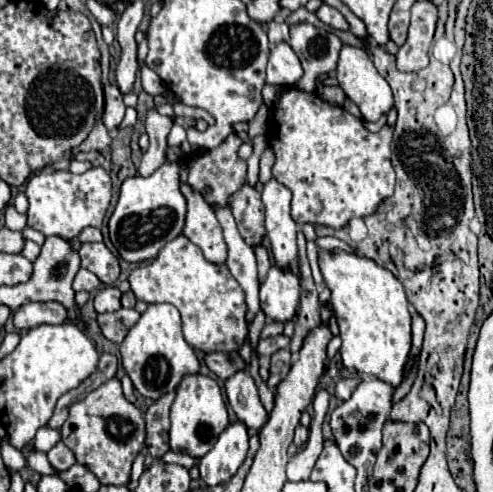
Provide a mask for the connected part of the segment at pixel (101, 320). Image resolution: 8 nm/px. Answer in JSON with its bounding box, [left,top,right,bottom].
[98,308,140,344]

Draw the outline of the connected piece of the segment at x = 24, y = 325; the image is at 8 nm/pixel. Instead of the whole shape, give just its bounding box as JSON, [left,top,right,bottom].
[14,302,66,330]

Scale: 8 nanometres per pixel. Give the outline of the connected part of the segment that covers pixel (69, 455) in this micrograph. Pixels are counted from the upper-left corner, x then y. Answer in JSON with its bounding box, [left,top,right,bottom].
[48,442,76,474]

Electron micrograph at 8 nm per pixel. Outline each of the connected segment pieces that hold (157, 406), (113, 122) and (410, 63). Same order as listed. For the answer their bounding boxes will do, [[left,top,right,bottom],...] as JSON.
[[144,392,176,458],[102,84,124,130],[396,2,438,72]]

